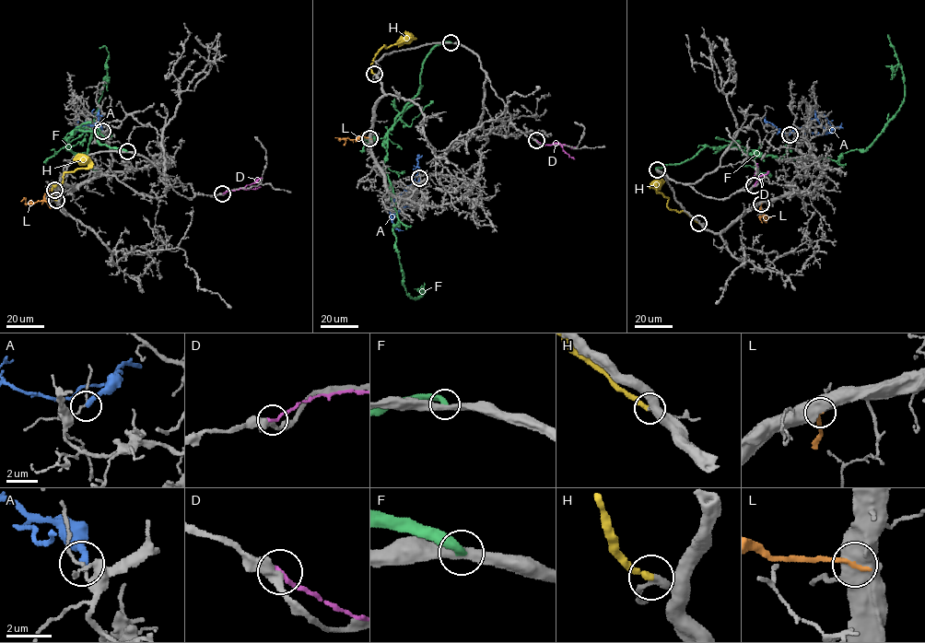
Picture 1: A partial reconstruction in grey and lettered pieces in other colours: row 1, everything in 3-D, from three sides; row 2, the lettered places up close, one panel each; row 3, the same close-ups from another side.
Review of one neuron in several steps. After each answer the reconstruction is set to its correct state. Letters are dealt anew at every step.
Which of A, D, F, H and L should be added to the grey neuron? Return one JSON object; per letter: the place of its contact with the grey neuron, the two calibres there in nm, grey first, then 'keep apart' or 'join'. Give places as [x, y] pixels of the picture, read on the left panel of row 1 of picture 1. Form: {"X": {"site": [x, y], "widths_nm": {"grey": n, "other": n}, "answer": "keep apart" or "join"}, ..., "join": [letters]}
{"A": {"site": [102, 131], "widths_nm": {"grey": 110, "other": 320}, "answer": "keep apart"}, "D": {"site": [222, 193], "widths_nm": {"grey": 400, "other": 190}, "answer": "keep apart"}, "F": {"site": [127, 151], "widths_nm": {"grey": 440, "other": 360}, "answer": "keep apart"}, "H": {"site": [56, 200], "widths_nm": {"grey": 280, "other": 300}, "answer": "join"}, "L": {"site": [54, 190], "widths_nm": {"grey": 600, "other": 240}, "answer": "keep apart"}, "join": ["H"]}

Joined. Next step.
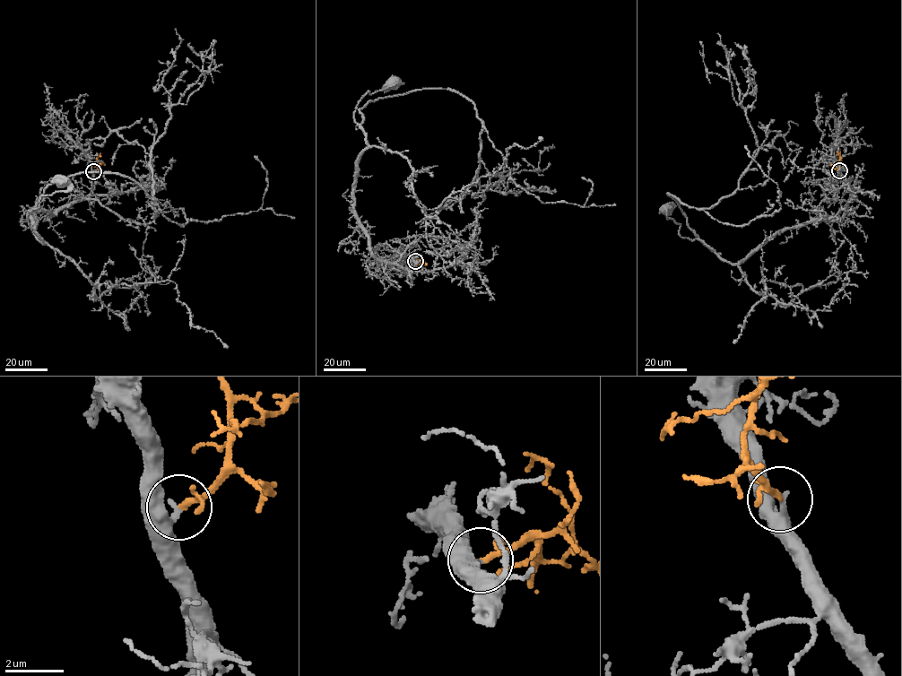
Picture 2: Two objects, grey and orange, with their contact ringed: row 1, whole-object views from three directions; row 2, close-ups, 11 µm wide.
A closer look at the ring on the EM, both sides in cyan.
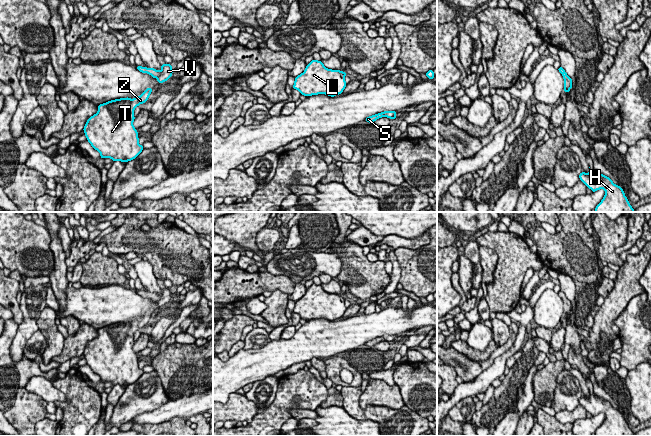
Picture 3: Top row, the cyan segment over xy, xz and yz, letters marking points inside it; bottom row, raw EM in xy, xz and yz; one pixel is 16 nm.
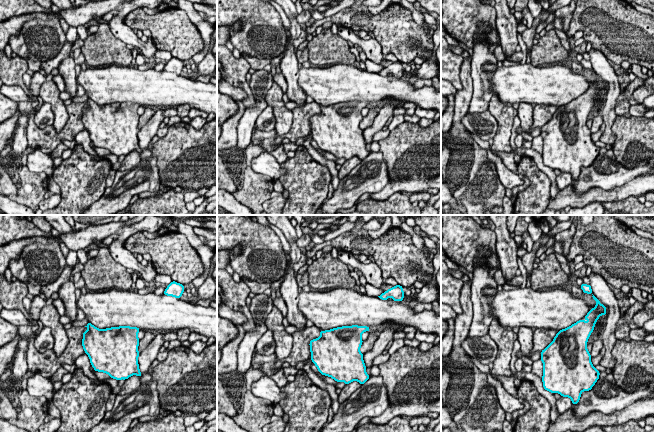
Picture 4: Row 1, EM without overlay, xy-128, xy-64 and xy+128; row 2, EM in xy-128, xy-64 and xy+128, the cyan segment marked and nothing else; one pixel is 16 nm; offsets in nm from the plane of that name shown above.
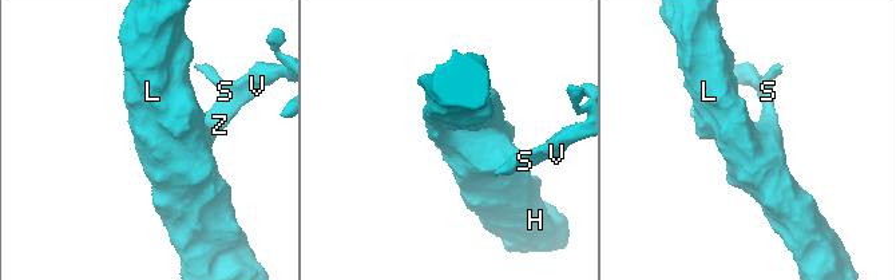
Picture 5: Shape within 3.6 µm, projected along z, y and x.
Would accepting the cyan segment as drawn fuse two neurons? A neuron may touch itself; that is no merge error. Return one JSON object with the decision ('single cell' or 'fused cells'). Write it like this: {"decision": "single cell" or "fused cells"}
{"decision": "single cell"}

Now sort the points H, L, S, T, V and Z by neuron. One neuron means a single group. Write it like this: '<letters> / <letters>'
H L S T V Z

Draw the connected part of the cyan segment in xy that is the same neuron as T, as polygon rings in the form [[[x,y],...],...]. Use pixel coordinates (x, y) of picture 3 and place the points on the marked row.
[[[147,88],[141,96],[134,99],[120,98],[98,105],[98,112],[88,118],[84,133],[92,147],[99,151],[100,158],[111,158],[114,161],[128,162],[135,159],[144,149],[143,145],[138,143],[138,132],[133,126],[134,109],[148,100],[152,88]]]

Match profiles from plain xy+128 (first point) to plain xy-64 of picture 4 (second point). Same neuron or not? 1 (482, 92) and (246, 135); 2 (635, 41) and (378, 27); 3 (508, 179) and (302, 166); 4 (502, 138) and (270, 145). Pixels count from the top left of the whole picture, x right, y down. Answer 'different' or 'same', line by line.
1: same
2: same
3: different
4: different

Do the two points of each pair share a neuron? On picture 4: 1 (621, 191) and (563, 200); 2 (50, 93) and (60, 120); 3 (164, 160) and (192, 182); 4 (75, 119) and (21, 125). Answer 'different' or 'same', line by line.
1: same
2: same
3: same
4: different

